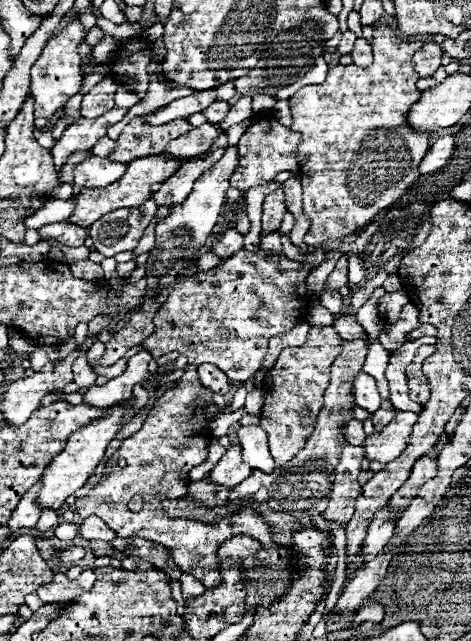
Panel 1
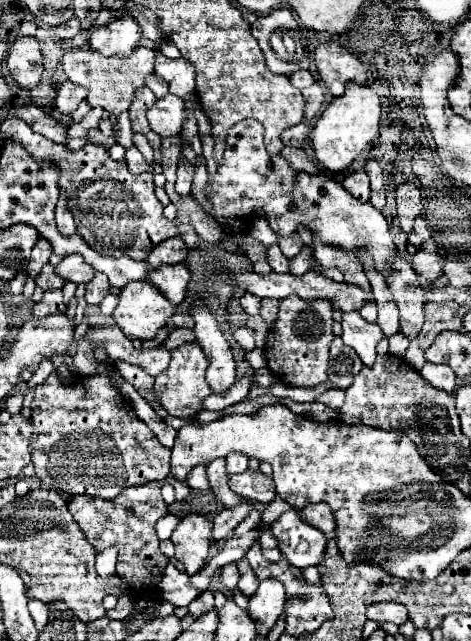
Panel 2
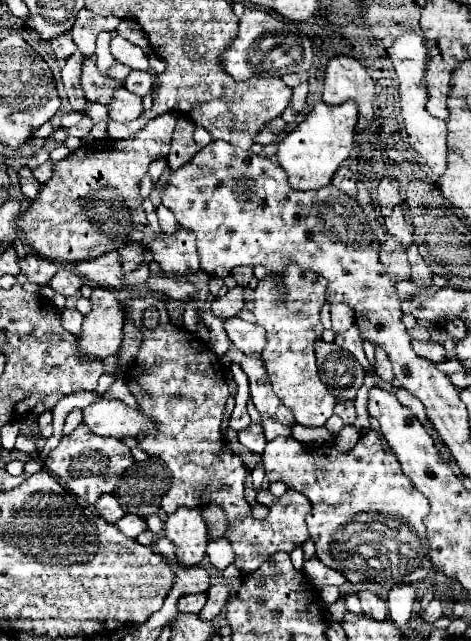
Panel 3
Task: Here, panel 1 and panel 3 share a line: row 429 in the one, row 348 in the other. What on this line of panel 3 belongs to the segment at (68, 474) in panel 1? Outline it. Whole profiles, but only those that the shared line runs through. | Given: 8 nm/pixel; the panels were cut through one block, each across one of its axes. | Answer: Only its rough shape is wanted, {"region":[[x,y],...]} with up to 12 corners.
{"region":[[94,288],[80,354],[120,350],[126,312],[114,292]]}

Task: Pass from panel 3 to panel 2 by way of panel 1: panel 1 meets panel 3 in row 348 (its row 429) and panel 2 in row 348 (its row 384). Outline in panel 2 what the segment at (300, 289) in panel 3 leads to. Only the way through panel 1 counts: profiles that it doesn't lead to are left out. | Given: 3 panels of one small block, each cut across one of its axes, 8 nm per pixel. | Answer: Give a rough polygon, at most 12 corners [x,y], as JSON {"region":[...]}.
{"region":[[282,298],[264,344],[290,386],[326,382],[328,300]]}

